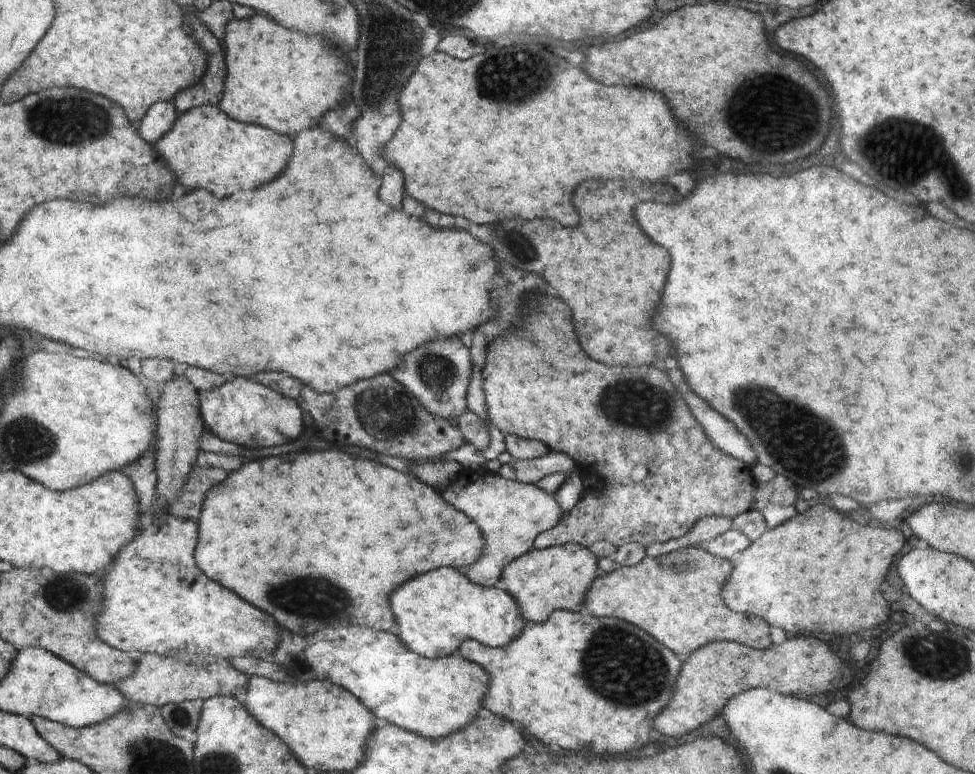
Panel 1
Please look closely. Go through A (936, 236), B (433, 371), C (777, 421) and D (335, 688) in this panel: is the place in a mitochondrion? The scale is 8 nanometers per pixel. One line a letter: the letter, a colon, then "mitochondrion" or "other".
A: other
B: mitochondrion
C: mitochondrion
D: other

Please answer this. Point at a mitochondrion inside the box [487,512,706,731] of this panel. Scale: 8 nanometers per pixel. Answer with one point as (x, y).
(618, 664)

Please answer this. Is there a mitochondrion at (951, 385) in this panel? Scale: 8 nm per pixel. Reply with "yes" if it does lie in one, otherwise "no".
no

